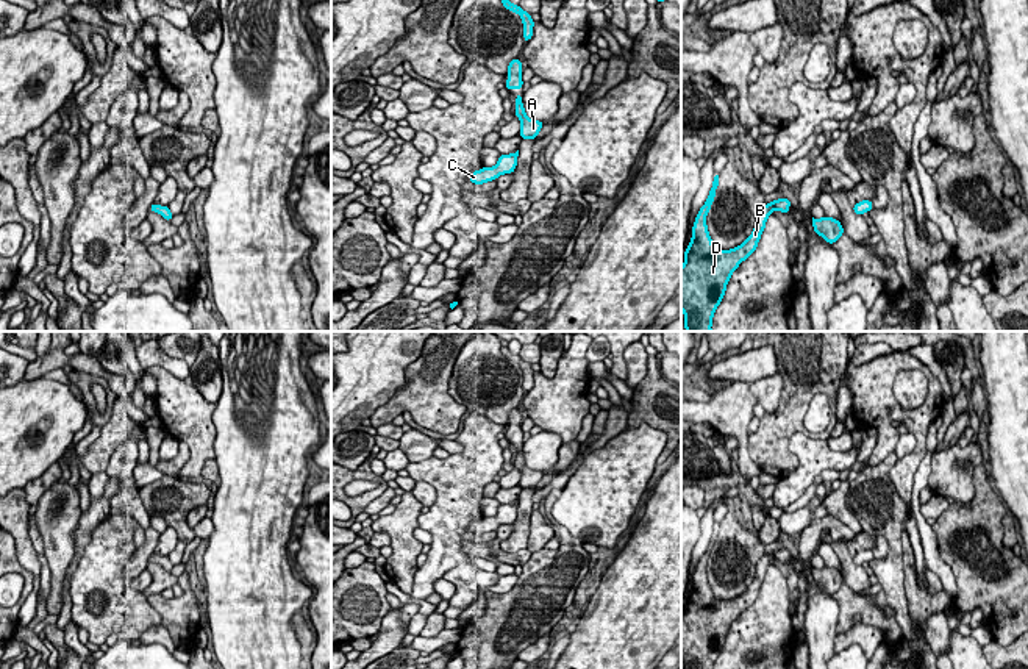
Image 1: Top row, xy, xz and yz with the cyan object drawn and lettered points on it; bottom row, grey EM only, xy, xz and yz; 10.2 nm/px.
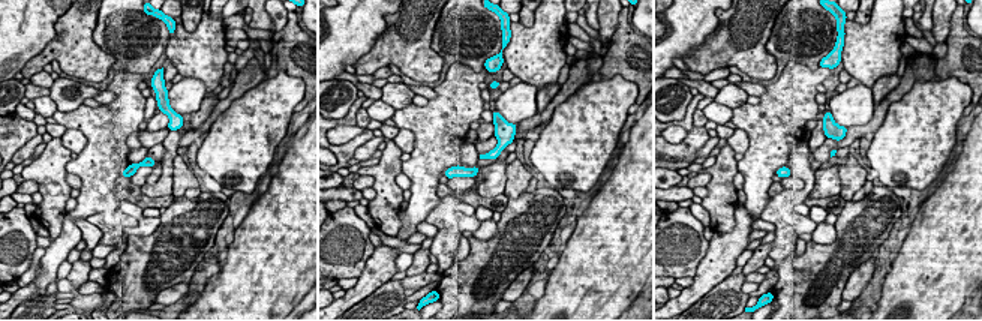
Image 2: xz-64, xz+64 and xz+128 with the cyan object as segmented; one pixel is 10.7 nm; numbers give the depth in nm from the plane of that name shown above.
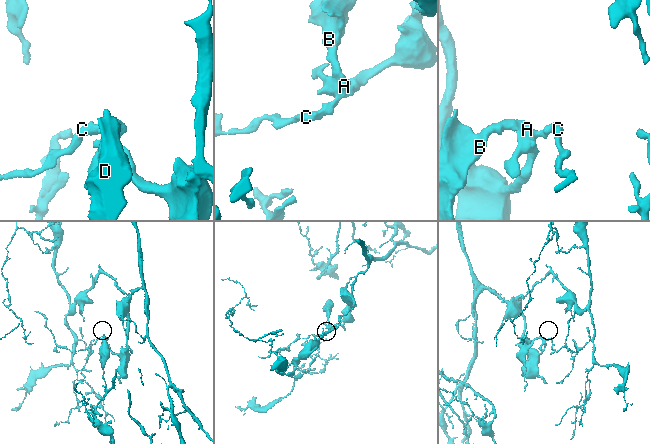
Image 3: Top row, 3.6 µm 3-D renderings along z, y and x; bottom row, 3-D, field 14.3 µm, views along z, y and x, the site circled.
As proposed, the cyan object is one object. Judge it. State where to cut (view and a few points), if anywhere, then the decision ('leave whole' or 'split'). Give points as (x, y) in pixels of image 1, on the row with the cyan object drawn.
no cut | leave whole

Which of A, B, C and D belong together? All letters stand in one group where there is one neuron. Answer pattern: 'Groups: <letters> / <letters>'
Groups: A B C D

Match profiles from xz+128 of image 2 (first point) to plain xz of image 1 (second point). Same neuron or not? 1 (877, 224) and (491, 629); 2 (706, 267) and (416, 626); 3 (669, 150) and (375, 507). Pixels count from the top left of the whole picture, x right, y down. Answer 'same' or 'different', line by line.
1: same
2: different
3: different

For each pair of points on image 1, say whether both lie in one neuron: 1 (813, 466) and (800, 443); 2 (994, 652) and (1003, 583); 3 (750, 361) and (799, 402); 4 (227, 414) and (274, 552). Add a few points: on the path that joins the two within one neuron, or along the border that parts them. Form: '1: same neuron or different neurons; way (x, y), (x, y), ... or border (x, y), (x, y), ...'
1: same neuron; way (813, 460), (806, 449)
2: different neurons; border (994, 638), (1000, 644), (1011, 644)
3: different neurons; border (772, 347), (778, 372)
4: same neuron; way (252, 449), (256, 454), (256, 518)

